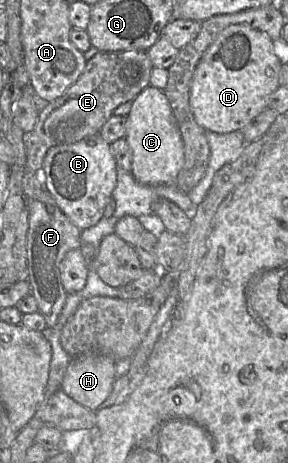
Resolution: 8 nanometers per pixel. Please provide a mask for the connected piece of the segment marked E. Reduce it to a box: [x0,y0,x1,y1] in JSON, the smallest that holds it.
[24,50,153,172]

